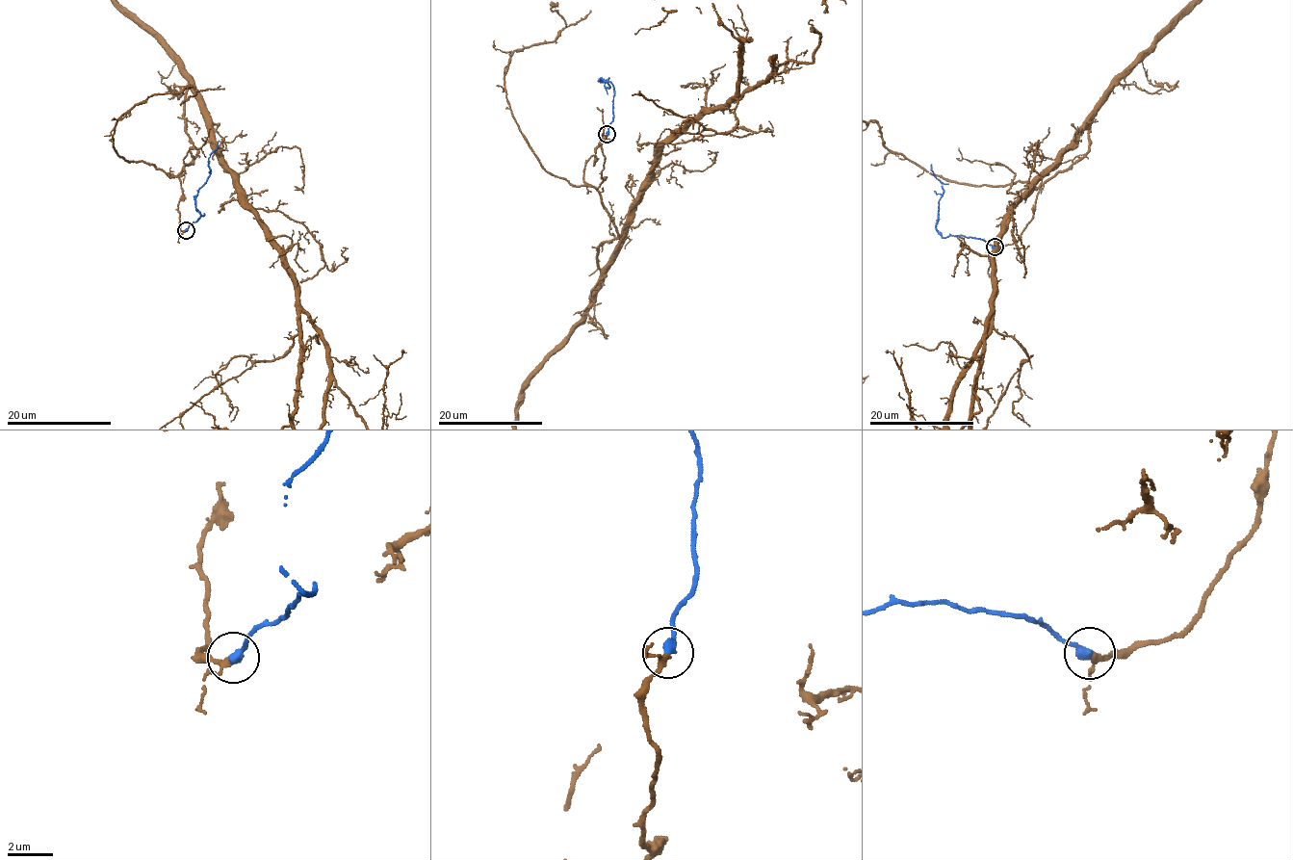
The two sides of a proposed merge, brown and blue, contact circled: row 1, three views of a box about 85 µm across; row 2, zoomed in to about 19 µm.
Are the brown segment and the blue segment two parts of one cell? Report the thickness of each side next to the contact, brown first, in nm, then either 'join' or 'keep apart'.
200 nm thick on the brown side, 400 nm on the other; join

